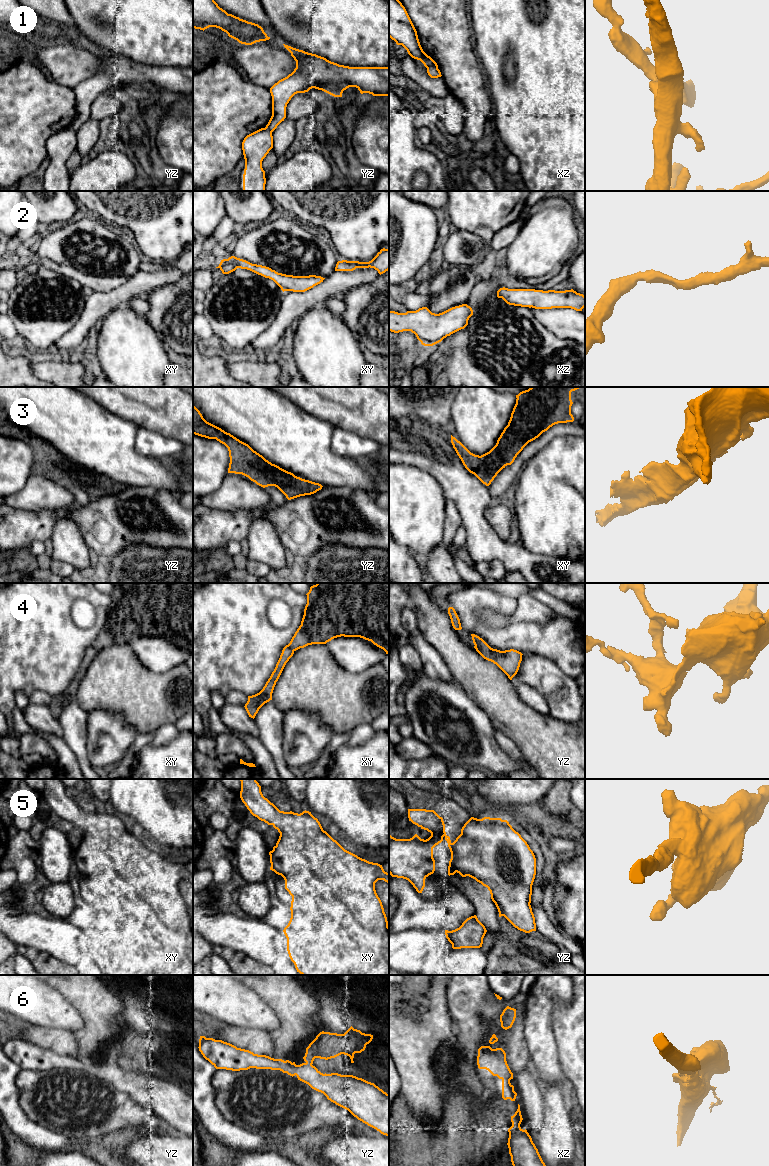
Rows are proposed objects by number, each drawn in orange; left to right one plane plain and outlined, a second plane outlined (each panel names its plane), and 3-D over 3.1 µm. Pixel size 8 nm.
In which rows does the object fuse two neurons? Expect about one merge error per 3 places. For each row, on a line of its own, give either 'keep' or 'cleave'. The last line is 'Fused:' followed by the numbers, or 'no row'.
1: cleave
2: keep
3: keep
4: keep
5: keep
6: keep
Fused: 1

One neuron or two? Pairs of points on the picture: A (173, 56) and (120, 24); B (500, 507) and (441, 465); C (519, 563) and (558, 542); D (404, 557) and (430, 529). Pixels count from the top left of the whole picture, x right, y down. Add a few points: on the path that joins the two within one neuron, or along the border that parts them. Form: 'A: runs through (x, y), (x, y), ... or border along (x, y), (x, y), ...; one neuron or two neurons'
A: runs through (160, 43), (141, 24), (133, 24); one neuron
B: border along (495, 501), (484, 513), (484, 517), (490, 525); two neurons
C: border along (519, 542), (533, 552), (546, 555); two neurons
D: border along (399, 543), (412, 553); two neurons

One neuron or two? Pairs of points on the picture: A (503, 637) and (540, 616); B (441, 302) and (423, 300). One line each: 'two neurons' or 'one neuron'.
A: two neurons
B: two neurons

